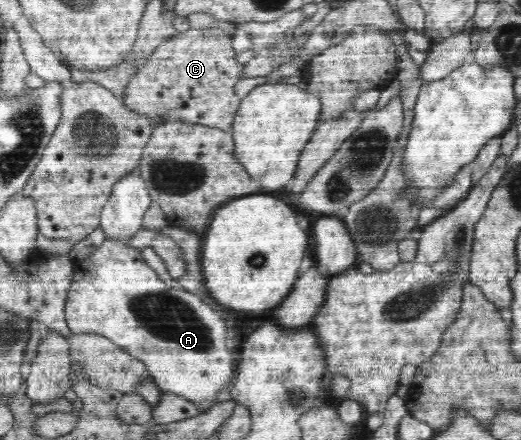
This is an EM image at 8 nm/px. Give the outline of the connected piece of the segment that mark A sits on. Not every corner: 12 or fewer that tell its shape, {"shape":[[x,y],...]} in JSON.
{"shape":[[106,238],[64,315],[200,414],[234,382],[224,323]]}

